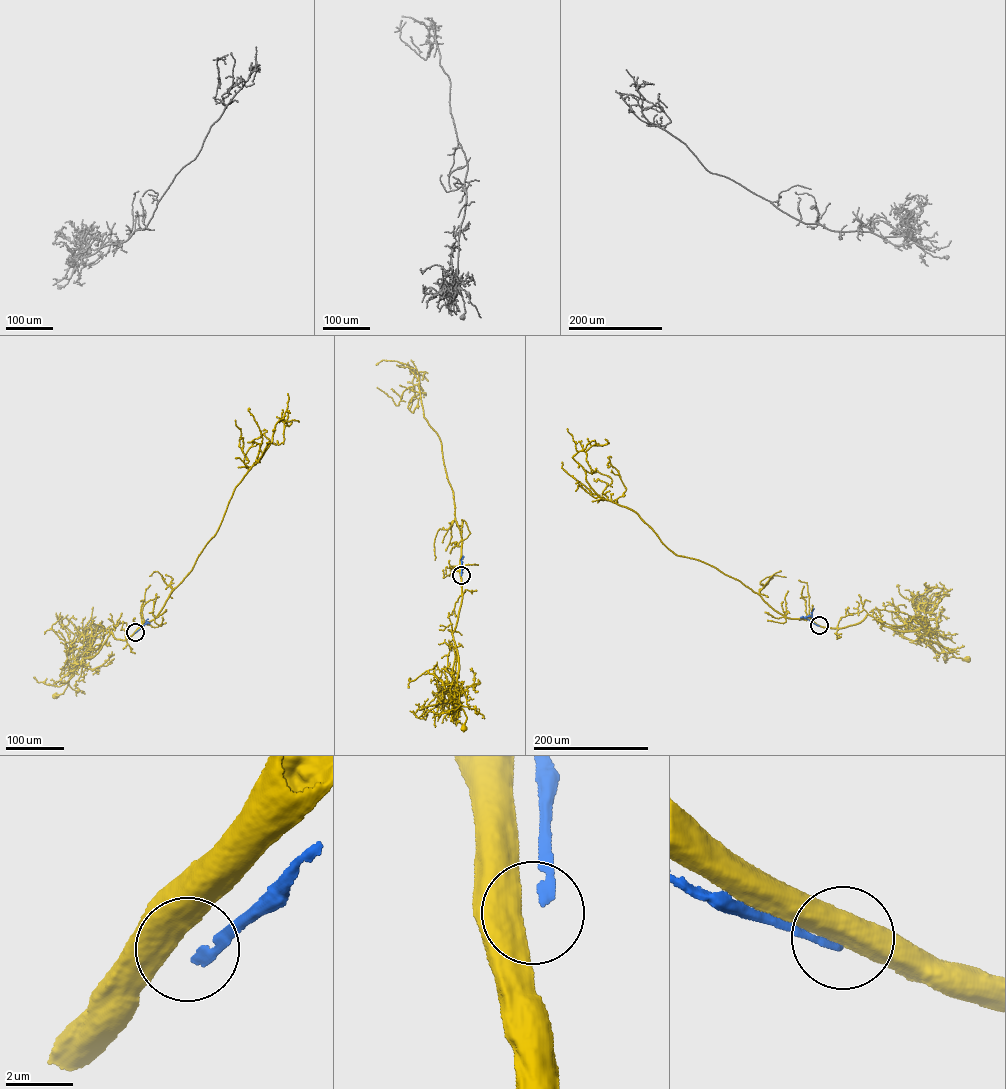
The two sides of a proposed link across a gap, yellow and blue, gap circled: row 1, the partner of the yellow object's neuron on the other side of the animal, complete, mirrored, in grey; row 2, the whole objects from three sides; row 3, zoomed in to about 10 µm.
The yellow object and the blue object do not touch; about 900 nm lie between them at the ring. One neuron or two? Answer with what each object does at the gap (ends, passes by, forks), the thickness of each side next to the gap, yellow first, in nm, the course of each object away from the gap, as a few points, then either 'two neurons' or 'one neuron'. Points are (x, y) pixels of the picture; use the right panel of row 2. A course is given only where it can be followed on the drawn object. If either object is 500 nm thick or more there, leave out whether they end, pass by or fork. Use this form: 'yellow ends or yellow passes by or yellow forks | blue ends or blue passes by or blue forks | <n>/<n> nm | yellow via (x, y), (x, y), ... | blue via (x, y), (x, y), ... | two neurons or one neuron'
750/220 nm | yellow via (819, 625), (844, 628), (857, 624), (868, 614), (901, 631), (916, 631), (924, 624), (955, 657), (967, 659) | blue via (819, 626), (800, 617) | two neurons

